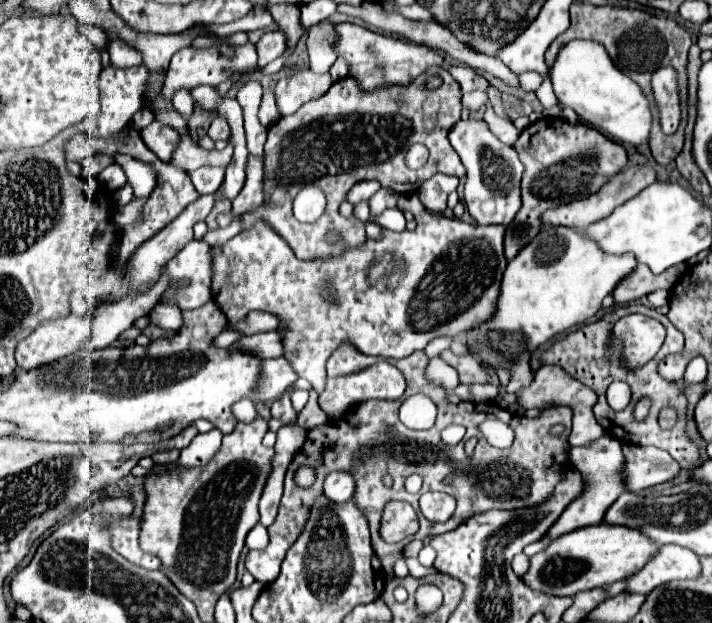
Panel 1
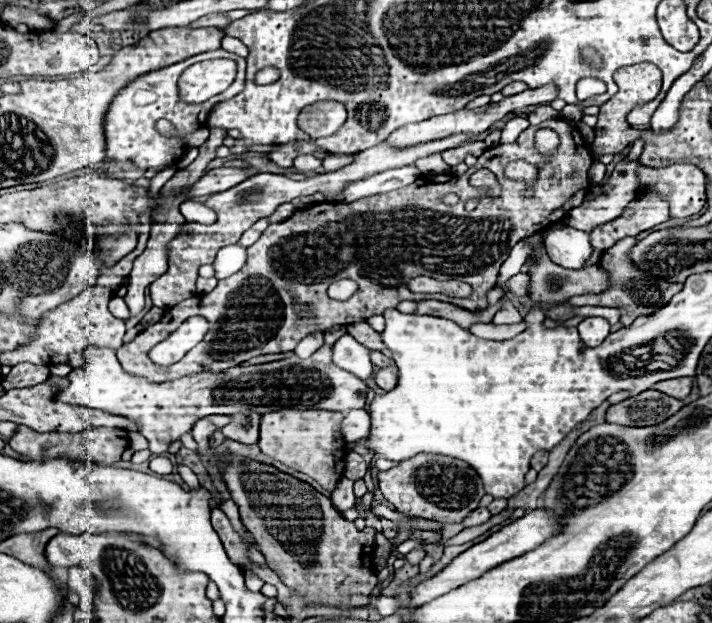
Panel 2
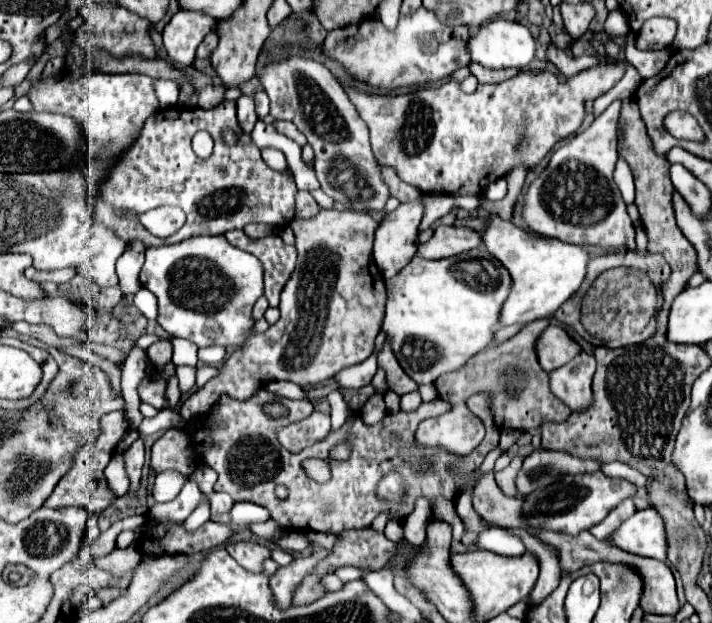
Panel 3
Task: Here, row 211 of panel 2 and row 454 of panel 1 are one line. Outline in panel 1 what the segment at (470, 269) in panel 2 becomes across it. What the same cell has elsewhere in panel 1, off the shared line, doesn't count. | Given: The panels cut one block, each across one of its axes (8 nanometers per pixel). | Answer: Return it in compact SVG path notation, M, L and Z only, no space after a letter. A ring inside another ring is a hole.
M424 350L412 352L408 358L388 360L388 362L394 364L396 368L400 368L402 374L406 376L408 388L406 388L404 396L400 400L392 400L392 402L390 400L368 400L364 404L358 404L352 412L344 414L340 420L332 420L324 426L318 426L318 428L310 430L308 438L304 442L304 448L292 460L294 466L312 464L318 472L318 484L322 484L324 476L330 470L340 470L342 468L342 470L354 472L354 476L356 476L354 500L356 500L358 508L362 508L362 512L366 514L366 518L370 522L372 548L378 556L386 556L386 554L392 552L392 544L386 544L380 536L382 508L390 500L404 500L418 510L420 494L424 494L428 490L434 490L434 488L444 488L446 494L456 498L456 512L444 524L432 524L424 516L418 514L420 528L418 528L414 538L422 540L426 534L444 534L446 530L454 530L474 514L488 512L488 510L534 508L538 504L544 504L552 496L558 480L562 478L562 472L566 468L570 468L568 450L572 446L568 442L568 436L570 436L572 416L574 416L572 408L554 406L554 408L546 410L544 414L536 416L536 418L526 418L526 416L502 410L494 402L452 404L452 402L448 402L444 388L438 388L438 384L430 384L430 380L426 380L426 364L430 362L430 358L424 354ZM418 392L428 394L434 400L434 404L438 406L438 418L436 418L434 428L430 428L430 430L410 430L398 418L400 402L404 398L412 396L412 394L418 394ZM488 418L502 420L514 430L514 444L510 448L506 448L506 450L494 448L480 434L478 426ZM452 422L462 424L462 426L468 428L466 440L472 438L472 436L478 438L478 444L476 444L476 450L474 450L472 458L466 458L464 442L460 442L454 448L444 448L438 442L438 432ZM552 424L564 424L566 426L566 430L560 438L552 438L548 434L548 428ZM384 474L392 474L392 478L394 478L392 488L386 488L382 484ZM410 474L420 474L422 476L422 480L424 480L422 492L406 494L404 480ZM450 474L452 474L452 484L444 486L442 480Z

